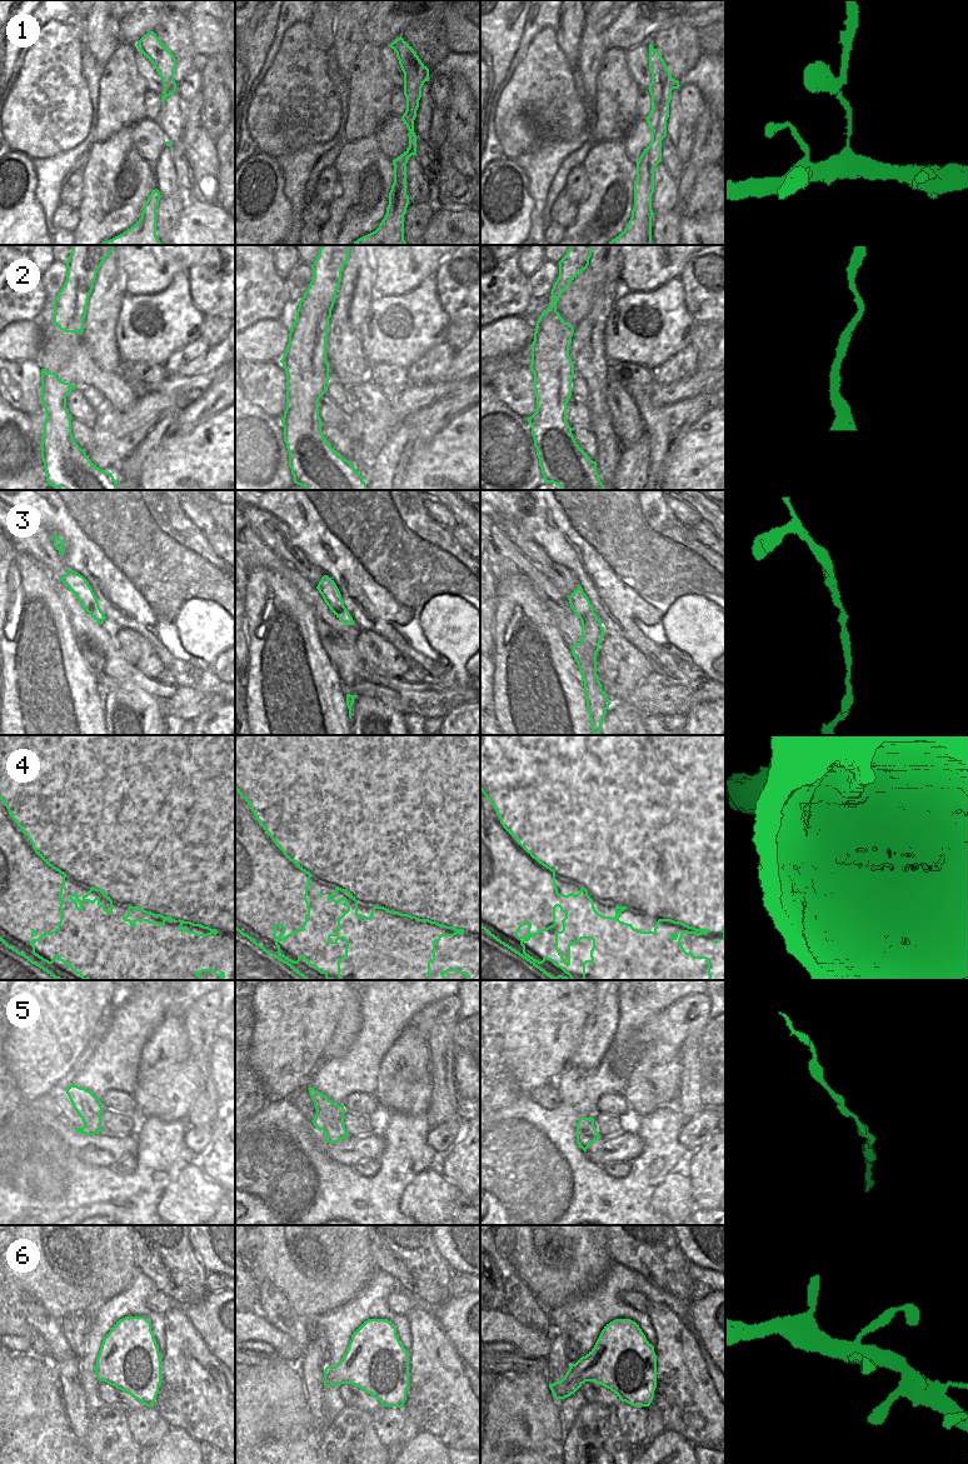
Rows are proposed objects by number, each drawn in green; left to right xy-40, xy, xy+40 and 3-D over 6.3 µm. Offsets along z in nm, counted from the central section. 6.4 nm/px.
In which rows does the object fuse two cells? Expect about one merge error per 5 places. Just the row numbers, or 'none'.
1

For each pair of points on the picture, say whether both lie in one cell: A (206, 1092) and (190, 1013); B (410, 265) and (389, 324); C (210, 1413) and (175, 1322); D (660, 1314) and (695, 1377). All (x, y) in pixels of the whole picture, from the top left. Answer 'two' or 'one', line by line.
A: one
B: two
C: one
D: one

